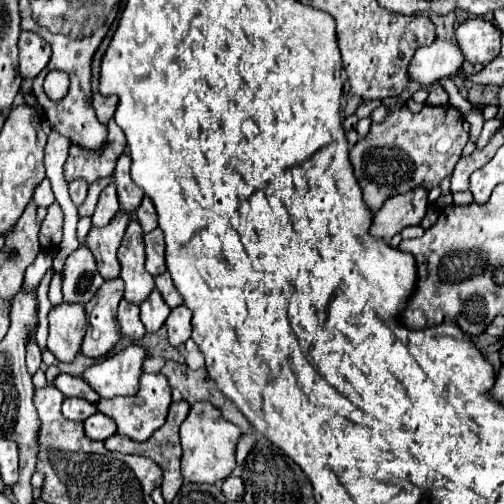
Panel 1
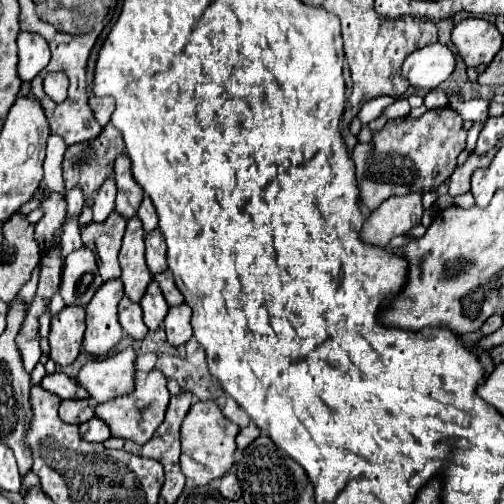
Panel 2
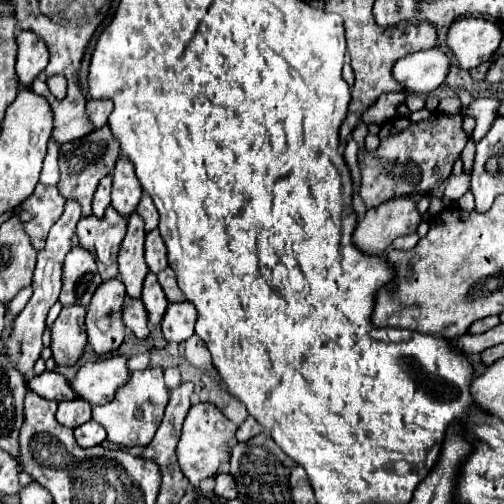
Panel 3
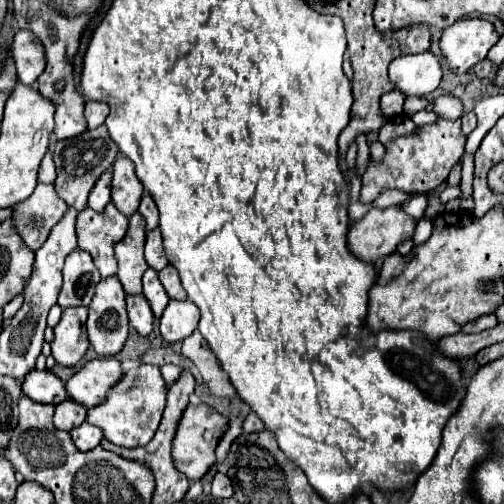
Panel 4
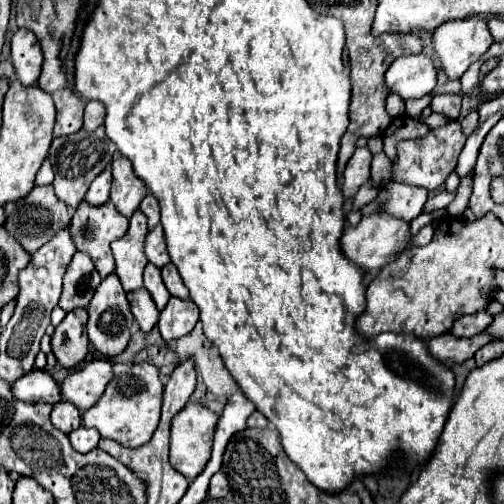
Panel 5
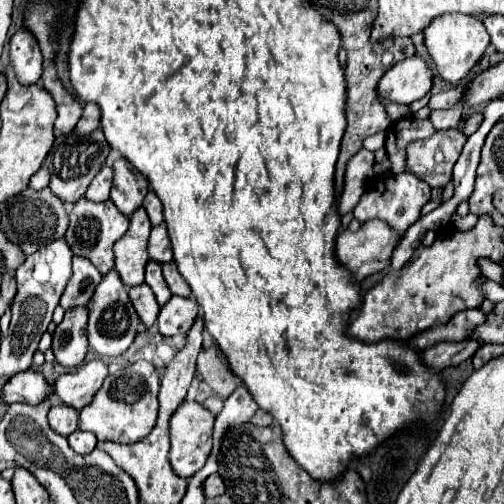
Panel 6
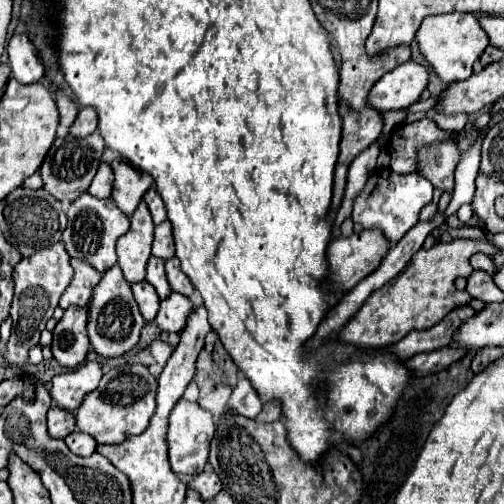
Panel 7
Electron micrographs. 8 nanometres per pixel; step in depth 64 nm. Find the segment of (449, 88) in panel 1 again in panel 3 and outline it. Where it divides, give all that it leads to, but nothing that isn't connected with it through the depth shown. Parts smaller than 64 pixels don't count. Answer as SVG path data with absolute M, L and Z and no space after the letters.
M478 98L478 100L472 100L468 106L462 106L460 108L460 114L462 116L470 116L470 118L476 120L476 128L474 128L474 134L472 134L476 142L492 126L492 122L496 118L498 104L500 104L500 100L494 100L494 98Z

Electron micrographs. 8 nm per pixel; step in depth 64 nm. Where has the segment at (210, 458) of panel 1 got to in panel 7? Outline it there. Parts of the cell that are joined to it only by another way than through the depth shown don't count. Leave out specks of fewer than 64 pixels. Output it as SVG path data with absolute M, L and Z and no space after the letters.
M180 400L176 408L170 414L170 428L168 428L168 454L170 454L170 466L176 474L200 474L208 462L208 452L210 452L210 440L216 432L214 418L210 412L200 408L194 402Z

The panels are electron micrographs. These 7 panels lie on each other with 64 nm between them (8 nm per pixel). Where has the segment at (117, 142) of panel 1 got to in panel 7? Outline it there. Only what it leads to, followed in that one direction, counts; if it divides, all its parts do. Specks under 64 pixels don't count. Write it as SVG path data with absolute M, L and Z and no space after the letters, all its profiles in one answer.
M94 132L86 138L74 138L70 134L66 138L56 138L42 164L44 190L58 200L74 202L78 196L82 196L88 190L88 186L102 162L104 150L106 150L106 144L100 136L100 132Z

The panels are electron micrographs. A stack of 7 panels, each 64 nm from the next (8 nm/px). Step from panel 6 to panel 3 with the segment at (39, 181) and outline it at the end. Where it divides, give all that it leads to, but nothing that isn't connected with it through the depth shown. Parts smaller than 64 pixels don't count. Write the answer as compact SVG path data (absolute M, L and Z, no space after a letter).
M56 140L48 142L48 154L44 158L44 166L42 166L42 176L40 182L48 184L48 186L56 186L60 180L60 170L58 170L58 150L60 144Z

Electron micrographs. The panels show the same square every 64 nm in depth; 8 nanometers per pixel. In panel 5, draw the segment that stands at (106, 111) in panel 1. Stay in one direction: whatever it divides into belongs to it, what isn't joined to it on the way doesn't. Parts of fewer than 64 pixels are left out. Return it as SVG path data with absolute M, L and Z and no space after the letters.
M86 102L86 112L84 112L84 130L92 132L104 122L104 104L100 102Z

